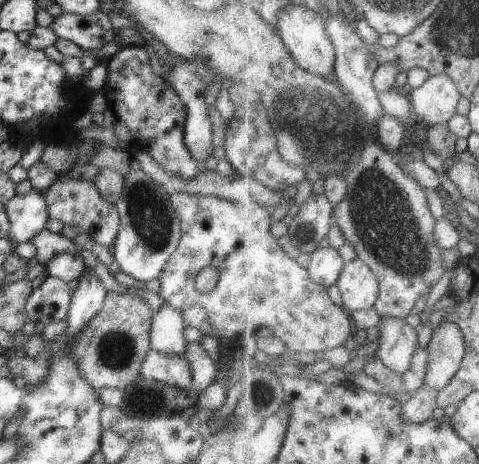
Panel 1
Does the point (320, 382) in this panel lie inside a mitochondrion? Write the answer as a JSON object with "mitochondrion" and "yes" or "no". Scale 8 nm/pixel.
{"mitochondrion":"no"}

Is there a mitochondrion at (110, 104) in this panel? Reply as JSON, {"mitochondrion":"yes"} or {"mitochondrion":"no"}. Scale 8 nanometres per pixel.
{"mitochondrion":"no"}

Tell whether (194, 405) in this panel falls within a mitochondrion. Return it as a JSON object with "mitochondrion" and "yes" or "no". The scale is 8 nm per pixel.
{"mitochondrion":"no"}

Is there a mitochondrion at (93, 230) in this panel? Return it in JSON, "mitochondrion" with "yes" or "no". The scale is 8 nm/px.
{"mitochondrion":"no"}

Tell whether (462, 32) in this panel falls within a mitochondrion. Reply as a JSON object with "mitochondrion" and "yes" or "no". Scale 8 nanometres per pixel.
{"mitochondrion":"yes"}

